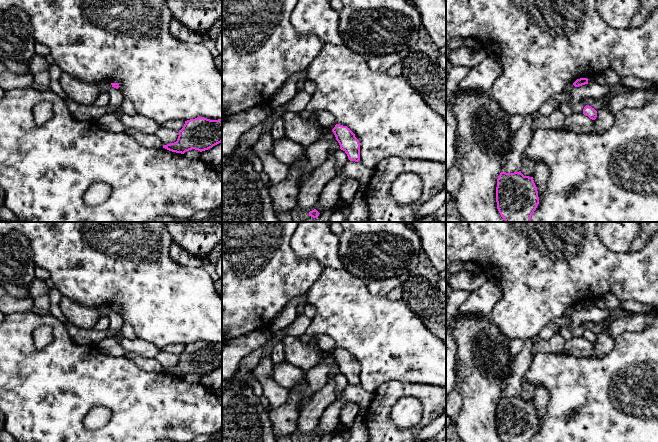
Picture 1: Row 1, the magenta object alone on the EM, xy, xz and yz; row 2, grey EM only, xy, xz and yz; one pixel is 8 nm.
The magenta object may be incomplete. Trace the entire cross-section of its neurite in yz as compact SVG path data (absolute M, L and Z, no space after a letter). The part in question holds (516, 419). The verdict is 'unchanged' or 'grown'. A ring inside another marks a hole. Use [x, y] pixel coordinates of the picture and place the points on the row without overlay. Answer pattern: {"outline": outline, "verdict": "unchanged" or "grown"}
{"outline": "M521 395L501 396L497 403L496 426L502 442L531 442L539 428L538 415L533 401L524 400Z", "verdict": "unchanged"}

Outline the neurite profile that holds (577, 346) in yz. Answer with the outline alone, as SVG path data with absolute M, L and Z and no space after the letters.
M573 337L565 342L564 352L575 357L593 356L594 344L590 343L583 337Z

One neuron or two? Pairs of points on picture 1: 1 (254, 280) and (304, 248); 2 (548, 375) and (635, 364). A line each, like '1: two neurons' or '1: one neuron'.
1: two neurons
2: one neuron

